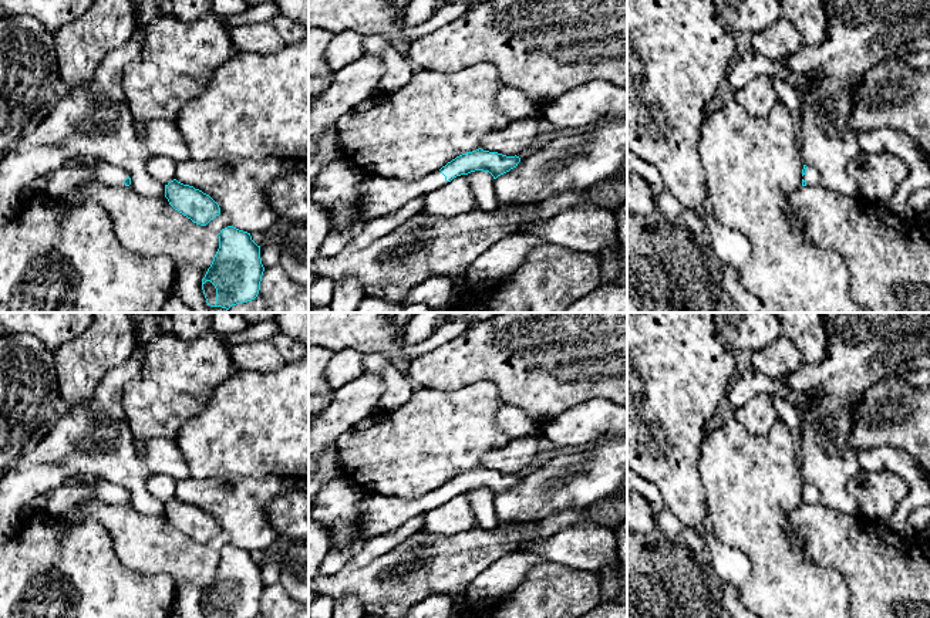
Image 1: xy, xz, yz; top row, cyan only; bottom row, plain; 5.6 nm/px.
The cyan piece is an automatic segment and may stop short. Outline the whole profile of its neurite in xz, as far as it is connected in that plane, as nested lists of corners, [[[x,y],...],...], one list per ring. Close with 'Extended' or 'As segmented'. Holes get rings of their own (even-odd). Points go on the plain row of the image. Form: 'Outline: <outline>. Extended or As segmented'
Outline: [[[476,467],[462,472],[429,494],[402,500],[397,497],[383,497],[367,494],[360,503],[360,528],[356,543],[360,544],[375,536],[391,533],[415,516],[424,516],[429,510],[444,504],[454,496],[468,493],[475,489],[489,490],[493,497],[516,486],[519,475],[506,475],[498,470]]]. Extended

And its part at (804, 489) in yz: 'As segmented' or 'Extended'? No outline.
Extended

